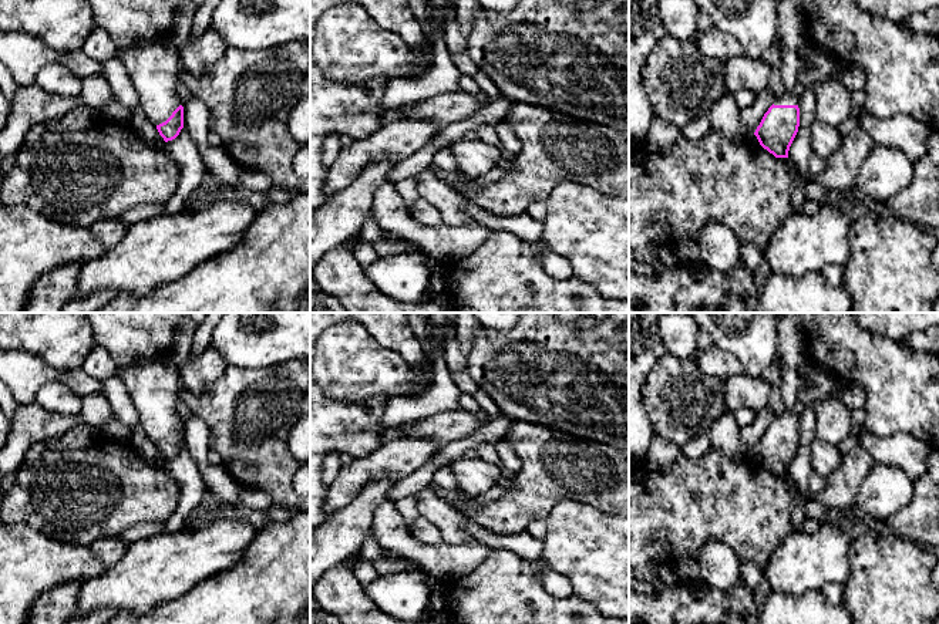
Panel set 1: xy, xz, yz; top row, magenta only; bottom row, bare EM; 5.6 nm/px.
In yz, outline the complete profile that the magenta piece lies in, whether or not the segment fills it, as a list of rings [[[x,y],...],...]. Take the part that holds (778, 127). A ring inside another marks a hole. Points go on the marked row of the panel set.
[[[800,85],[785,91],[764,114],[754,135],[775,158],[788,158],[790,146],[800,127]]]

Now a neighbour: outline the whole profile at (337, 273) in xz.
[[[347,244],[333,247],[312,269],[320,289],[340,300],[347,313],[457,313],[448,303],[400,303],[384,296],[364,274]]]

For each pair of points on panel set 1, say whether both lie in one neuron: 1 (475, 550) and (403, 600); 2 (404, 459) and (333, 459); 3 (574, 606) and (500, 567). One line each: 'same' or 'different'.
1: different
2: different
3: same

